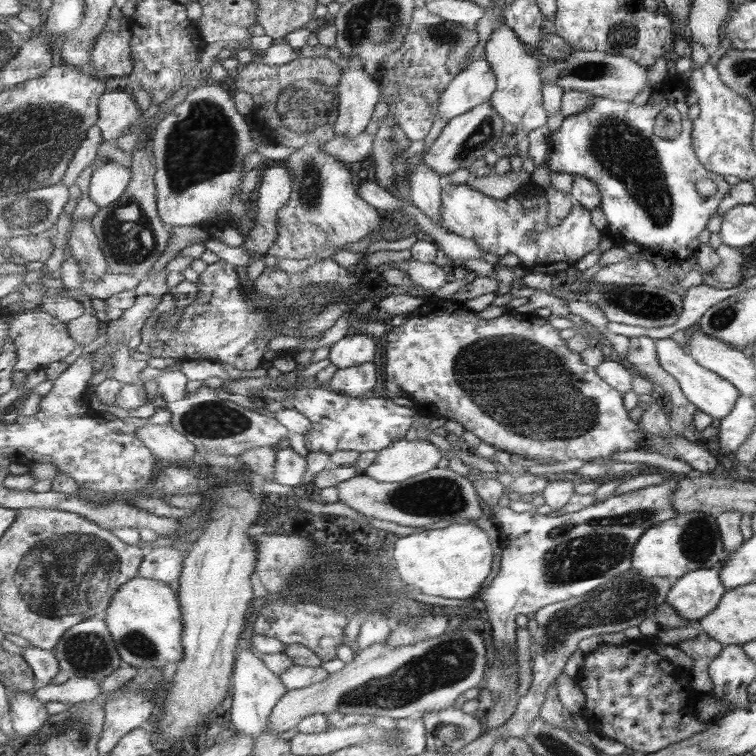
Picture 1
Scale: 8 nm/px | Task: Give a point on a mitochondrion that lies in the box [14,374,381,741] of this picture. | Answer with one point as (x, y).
(70, 572)

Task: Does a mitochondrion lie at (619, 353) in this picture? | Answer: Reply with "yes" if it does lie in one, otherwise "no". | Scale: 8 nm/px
no

